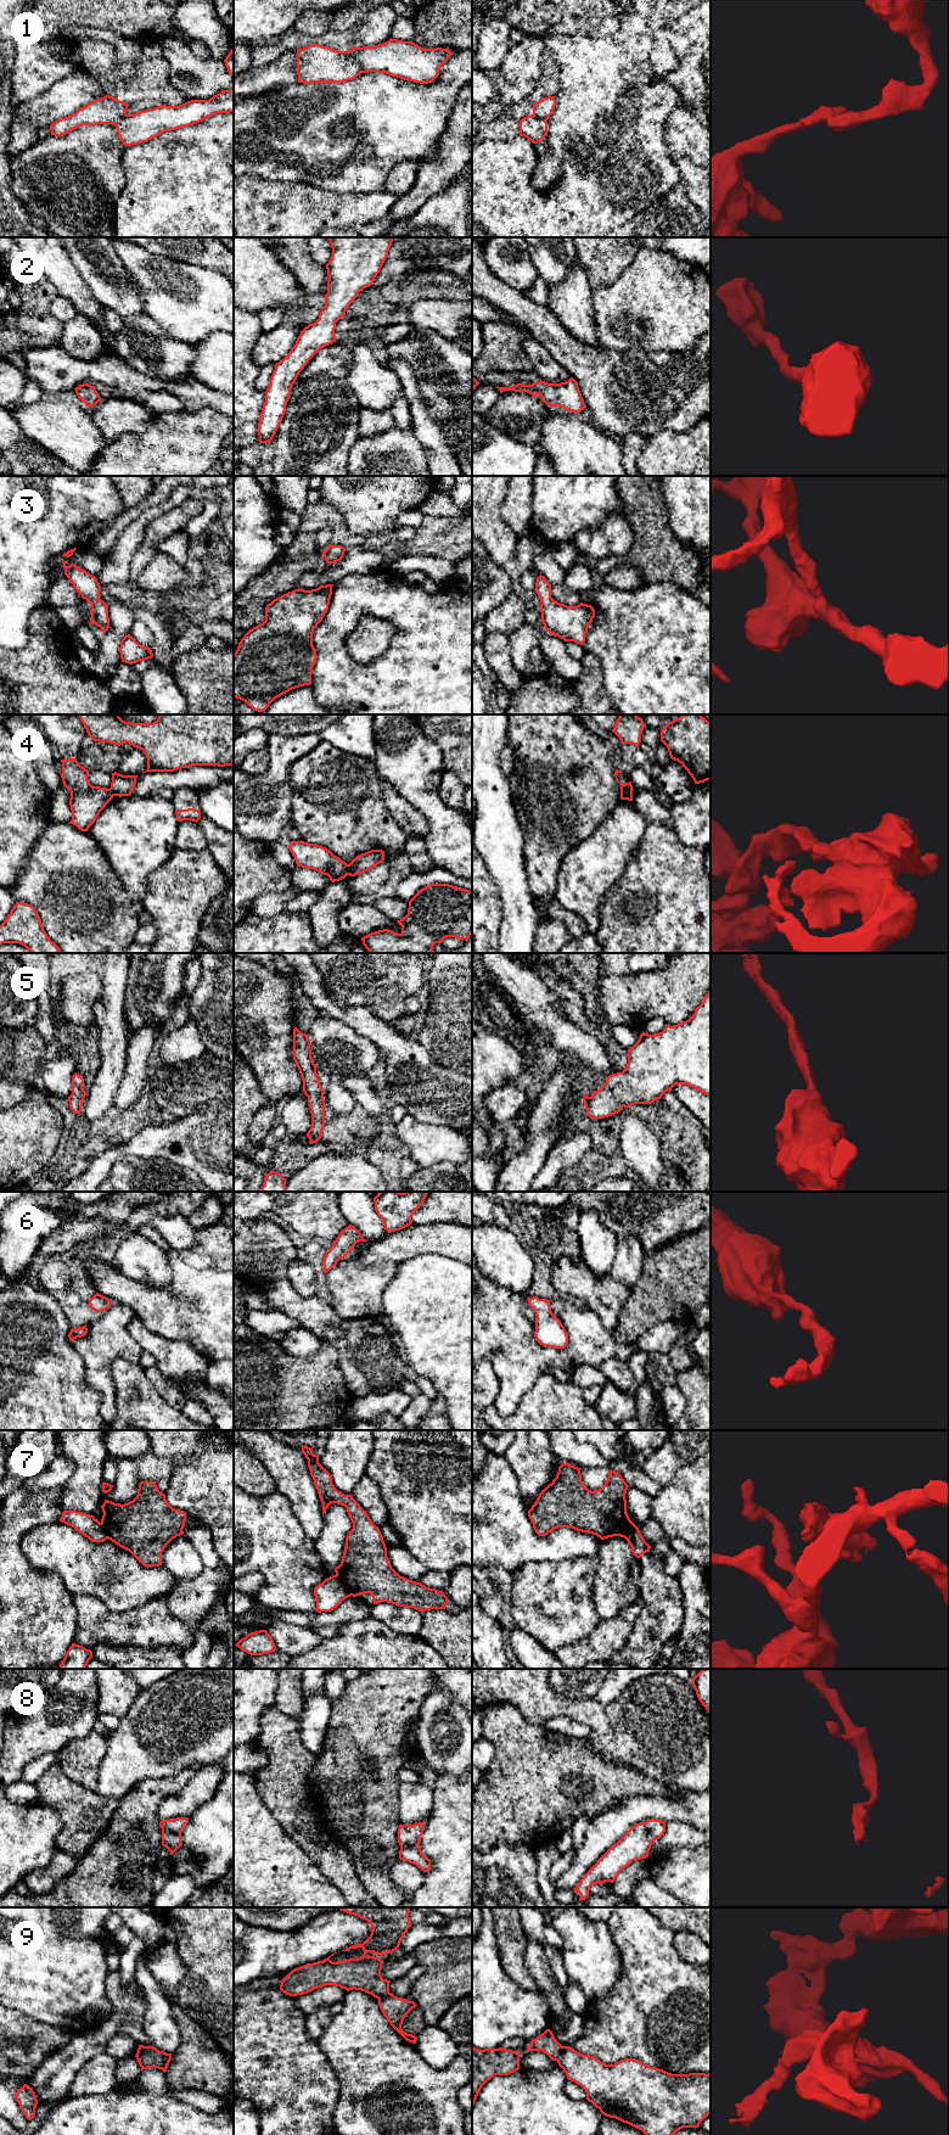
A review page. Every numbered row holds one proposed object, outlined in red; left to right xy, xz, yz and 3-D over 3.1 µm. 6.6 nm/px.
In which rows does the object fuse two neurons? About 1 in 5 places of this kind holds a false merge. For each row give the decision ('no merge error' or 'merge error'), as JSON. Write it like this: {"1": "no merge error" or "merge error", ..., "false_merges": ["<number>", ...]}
{"1": "merge error", "2": "no merge error", "3": "no merge error", "4": "merge error", "5": "no merge error", "6": "no merge error", "7": "merge error", "8": "no merge error", "9": "no merge error", "false_merges": ["1", "4", "7"]}

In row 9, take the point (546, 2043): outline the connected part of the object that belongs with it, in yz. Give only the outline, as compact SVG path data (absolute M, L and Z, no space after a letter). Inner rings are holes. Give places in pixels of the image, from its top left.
M550 2029L530 2041L526 2051L543 2051L563 2069L567 2079L580 2085L586 2092L586 2100L610 2118L627 2123L645 2135L674 2135L683 2128L698 2128L711 2113L711 2073L672 2074L663 2069L650 2067L635 2058L620 2060L606 2064L599 2058L583 2055L569 2046L562 2046Z

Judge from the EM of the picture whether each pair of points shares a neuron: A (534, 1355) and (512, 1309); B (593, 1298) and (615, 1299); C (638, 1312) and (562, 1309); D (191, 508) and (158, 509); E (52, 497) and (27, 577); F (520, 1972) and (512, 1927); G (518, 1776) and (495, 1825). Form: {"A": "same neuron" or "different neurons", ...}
{"A": "same neuron", "B": "same neuron", "C": "different neurons", "D": "different neurons", "E": "same neuron", "F": "same neuron", "G": "same neuron"}

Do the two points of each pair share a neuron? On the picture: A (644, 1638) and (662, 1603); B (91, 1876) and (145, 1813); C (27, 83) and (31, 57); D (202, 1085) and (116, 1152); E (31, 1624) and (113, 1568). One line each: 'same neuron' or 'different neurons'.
A: same neuron
B: same neuron
C: same neuron
D: different neurons
E: different neurons

